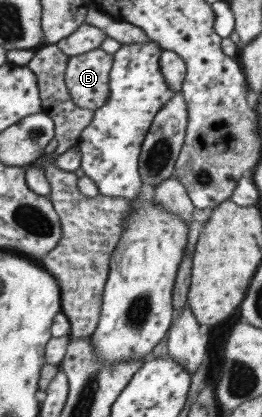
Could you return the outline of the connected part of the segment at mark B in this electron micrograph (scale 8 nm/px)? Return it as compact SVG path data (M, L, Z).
M103 49L70 58L66 83L72 99L81 108L95 113L110 100L114 60L115 54Z

